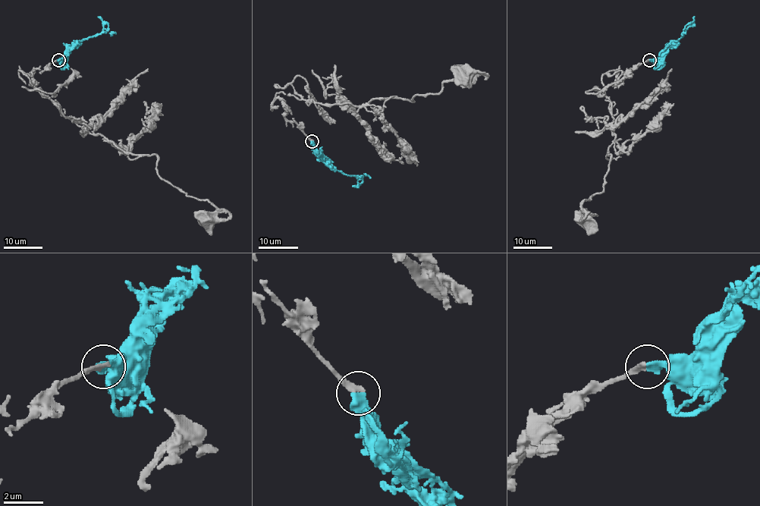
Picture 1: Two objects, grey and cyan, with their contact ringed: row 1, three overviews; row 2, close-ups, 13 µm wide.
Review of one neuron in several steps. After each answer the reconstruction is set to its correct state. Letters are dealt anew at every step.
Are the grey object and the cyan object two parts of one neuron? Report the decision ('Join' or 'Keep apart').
Join

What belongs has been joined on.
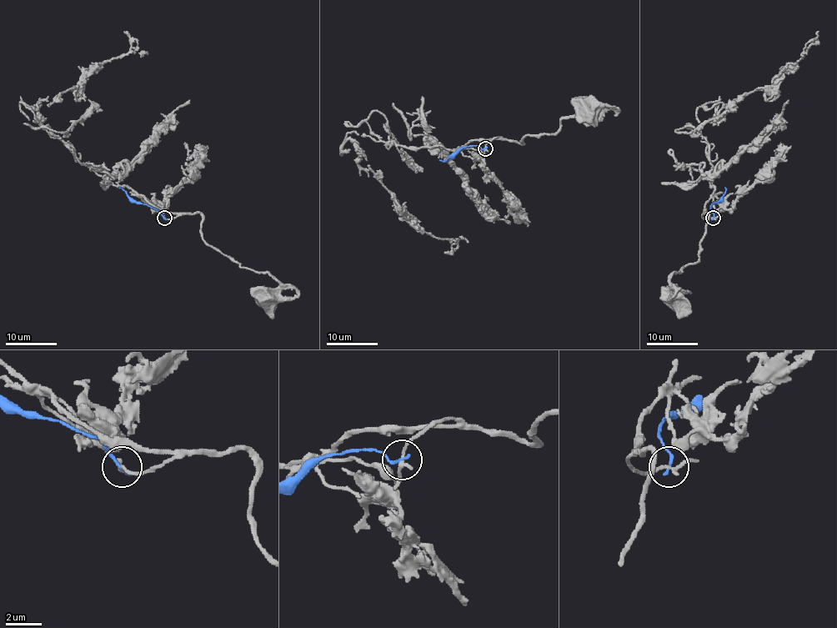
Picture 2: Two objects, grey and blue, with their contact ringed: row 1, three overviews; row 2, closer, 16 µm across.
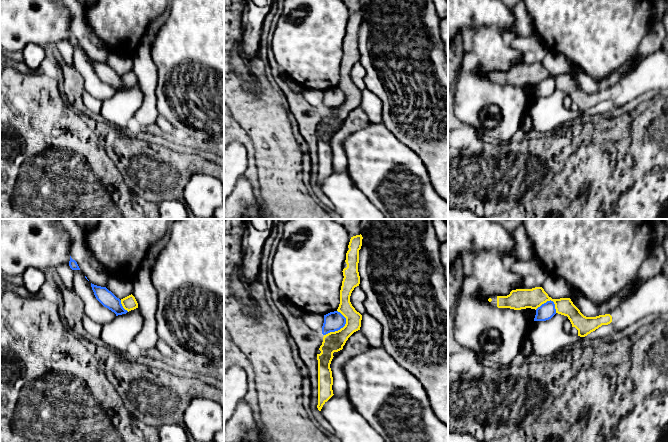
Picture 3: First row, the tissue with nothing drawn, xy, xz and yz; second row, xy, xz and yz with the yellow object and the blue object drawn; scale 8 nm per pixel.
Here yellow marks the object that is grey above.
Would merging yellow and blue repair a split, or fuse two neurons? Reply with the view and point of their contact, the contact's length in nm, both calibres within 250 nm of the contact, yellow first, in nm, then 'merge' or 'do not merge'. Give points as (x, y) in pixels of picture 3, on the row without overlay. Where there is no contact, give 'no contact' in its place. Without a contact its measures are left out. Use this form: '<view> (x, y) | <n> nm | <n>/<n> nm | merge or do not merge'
xz (341, 104) | 240 nm | 160/160 nm | do not merge

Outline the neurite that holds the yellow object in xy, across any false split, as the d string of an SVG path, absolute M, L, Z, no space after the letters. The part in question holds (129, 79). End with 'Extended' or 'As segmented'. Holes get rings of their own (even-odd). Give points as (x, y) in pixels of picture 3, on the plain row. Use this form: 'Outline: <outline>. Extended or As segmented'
Outline: M132 70L121 75L121 80L123 84L127 86L128 88L138 84L138 79Z. As segmented

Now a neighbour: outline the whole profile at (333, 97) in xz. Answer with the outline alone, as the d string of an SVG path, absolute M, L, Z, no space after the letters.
M338 87L330 88L324 91L322 110L326 111L343 104L346 100L346 94Z

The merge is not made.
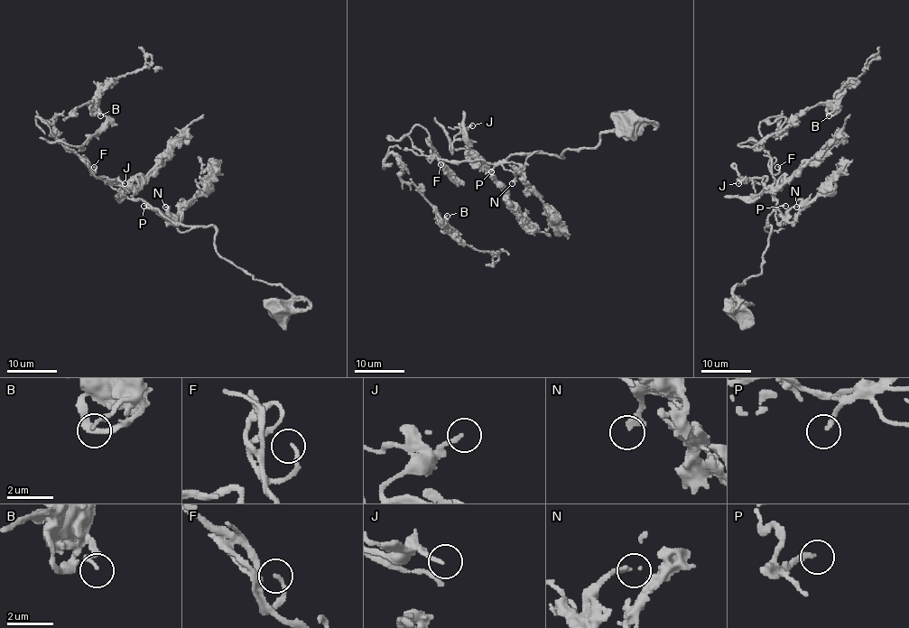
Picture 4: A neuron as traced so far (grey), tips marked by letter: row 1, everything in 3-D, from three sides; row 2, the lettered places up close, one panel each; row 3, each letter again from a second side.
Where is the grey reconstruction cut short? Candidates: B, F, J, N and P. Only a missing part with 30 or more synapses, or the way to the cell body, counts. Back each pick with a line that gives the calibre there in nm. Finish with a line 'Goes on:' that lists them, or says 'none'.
F: calibre 150 nm
Goes on: F

